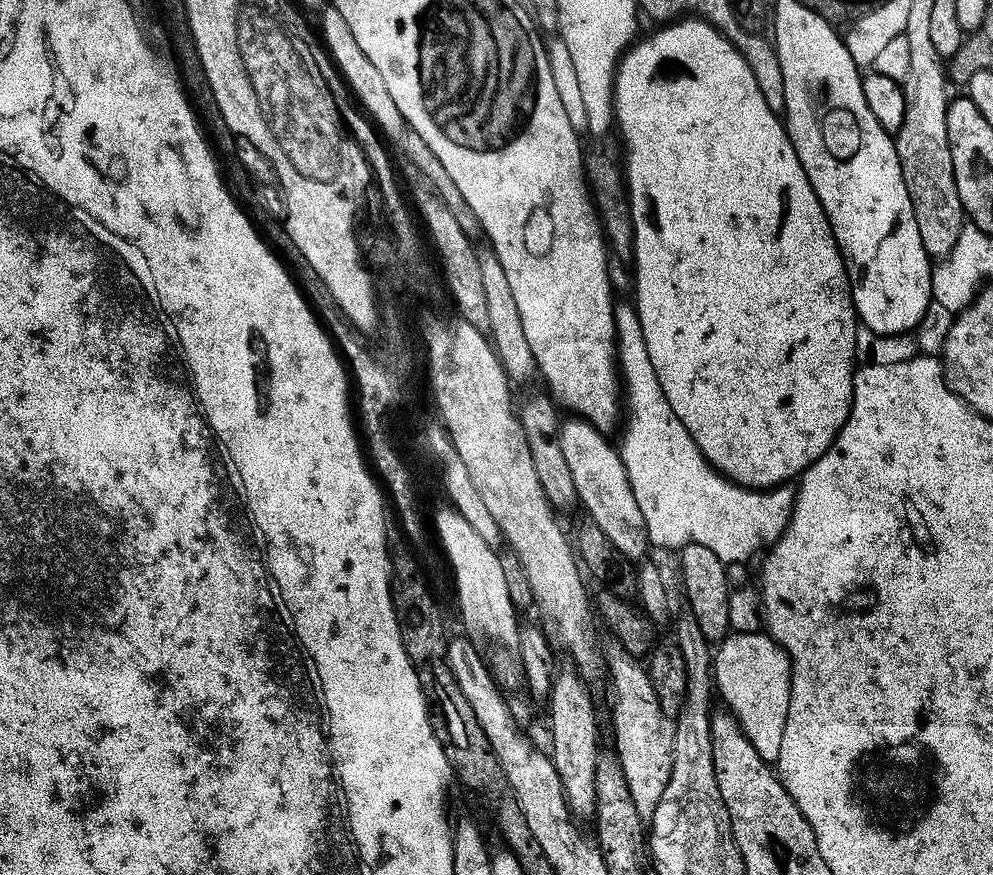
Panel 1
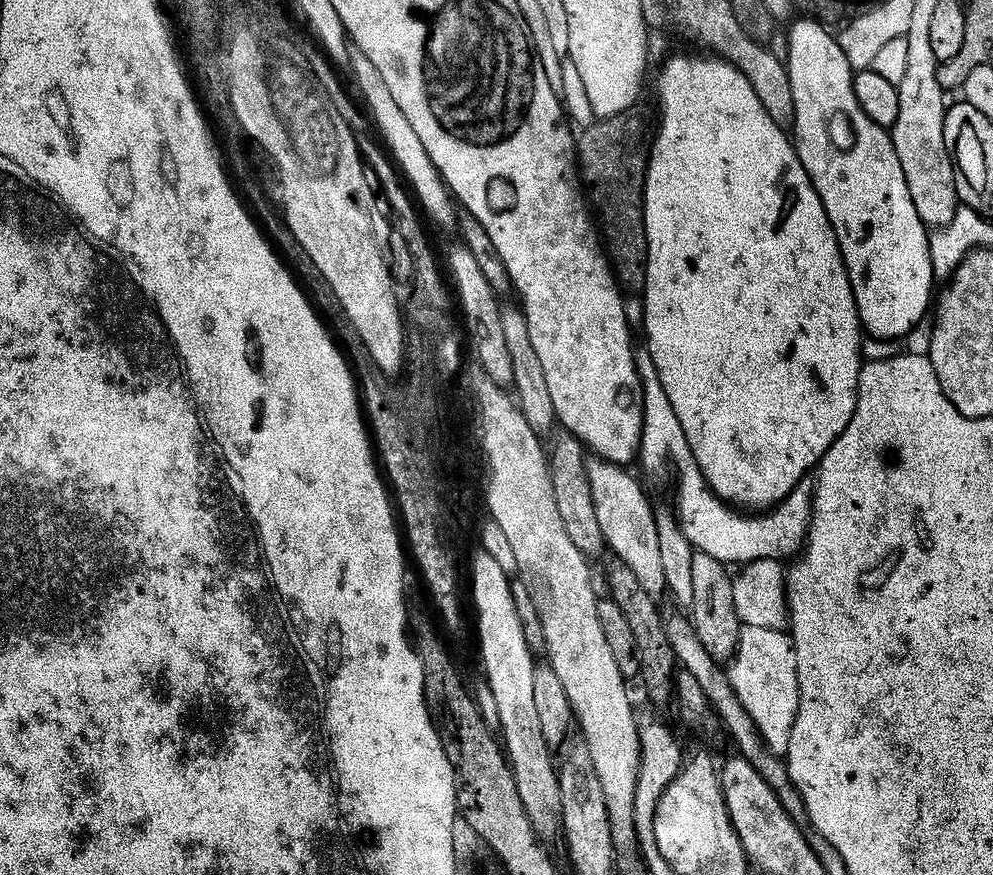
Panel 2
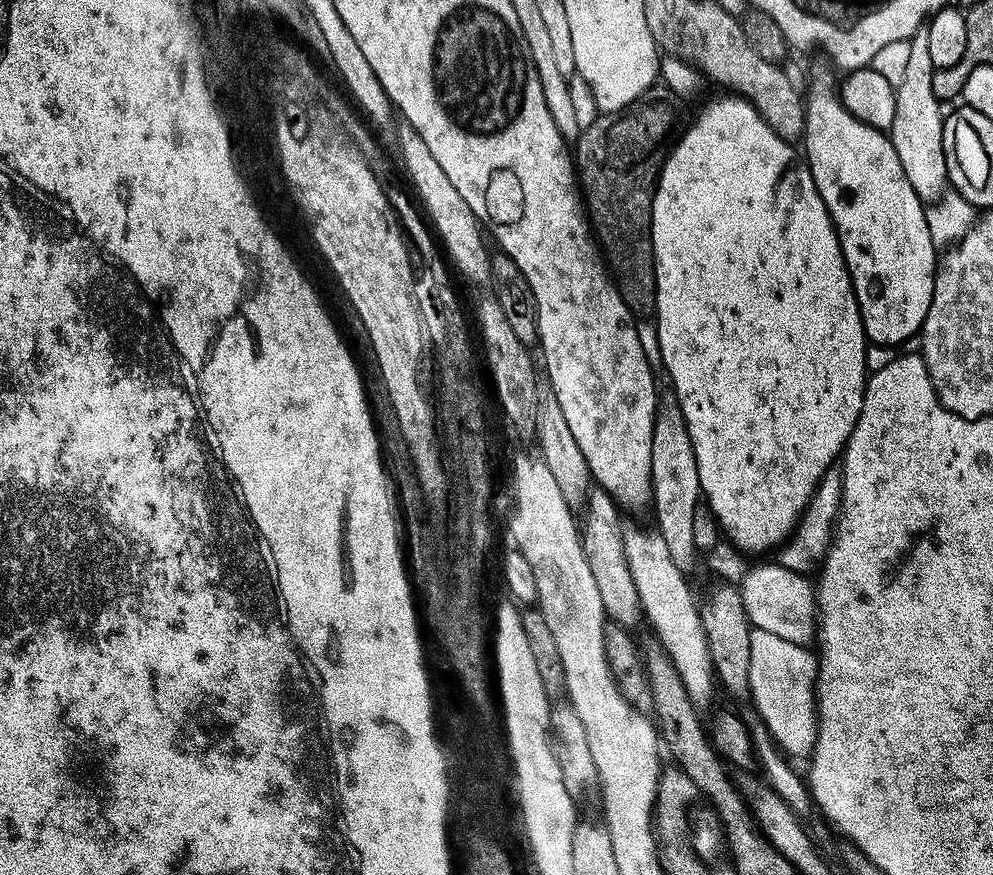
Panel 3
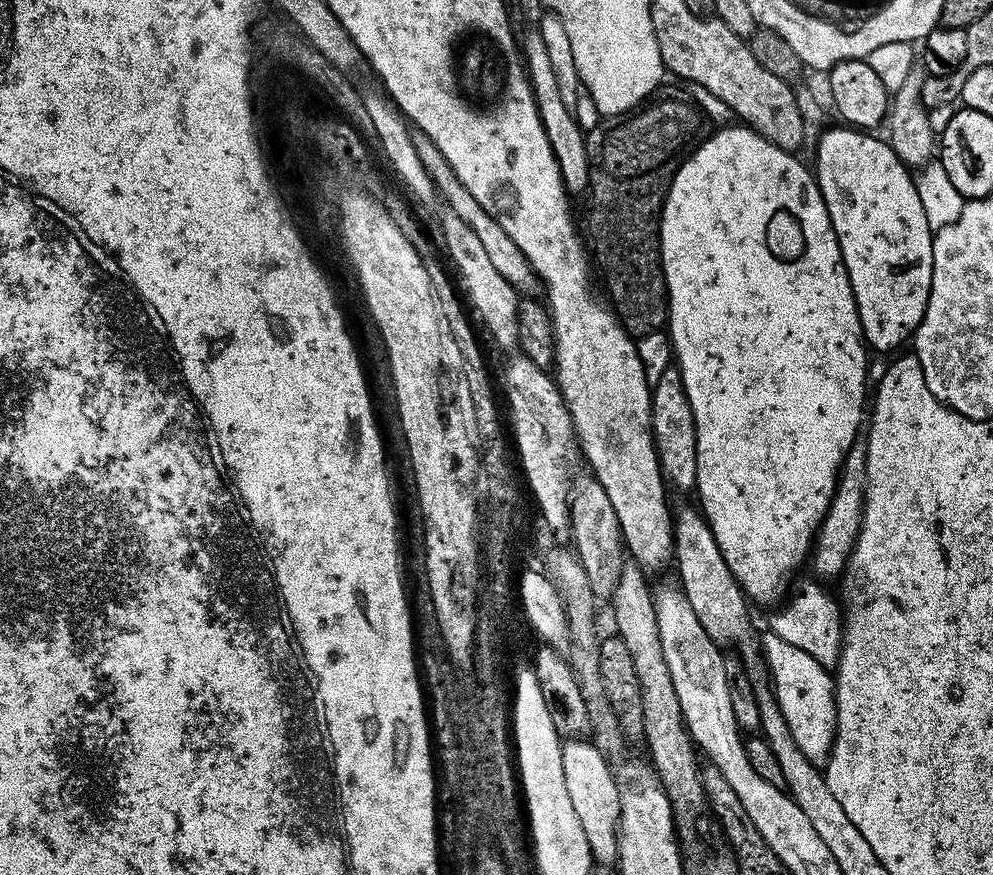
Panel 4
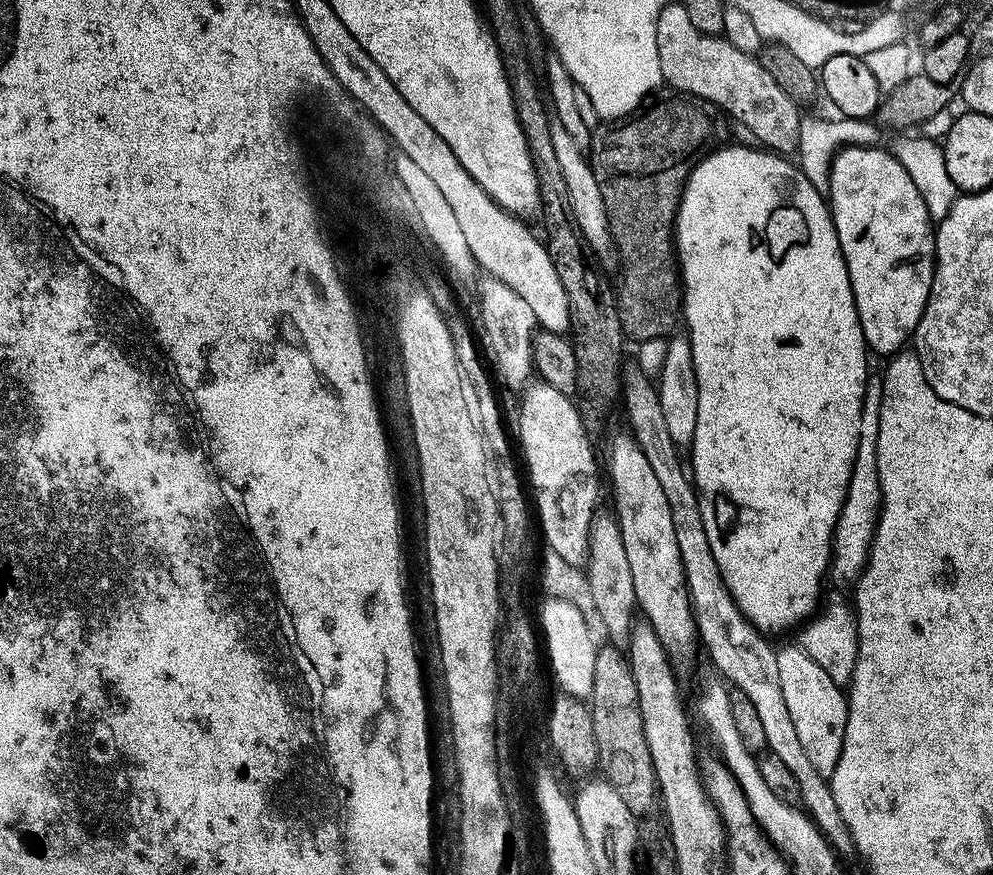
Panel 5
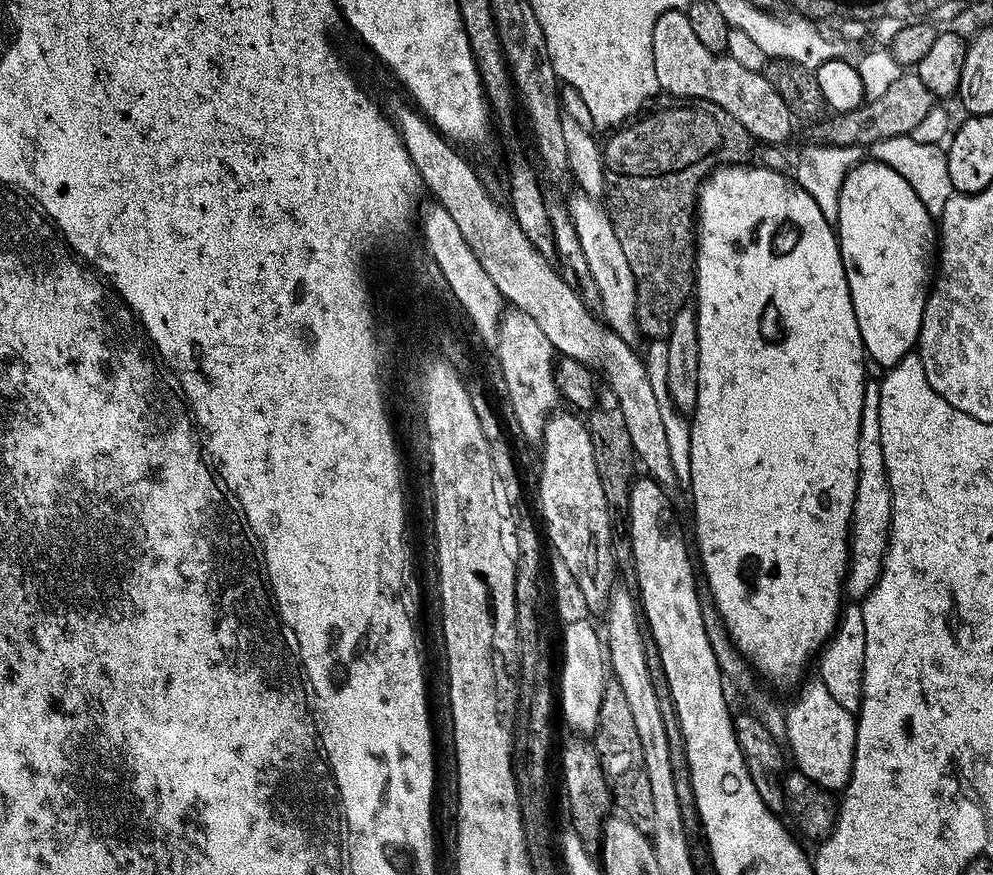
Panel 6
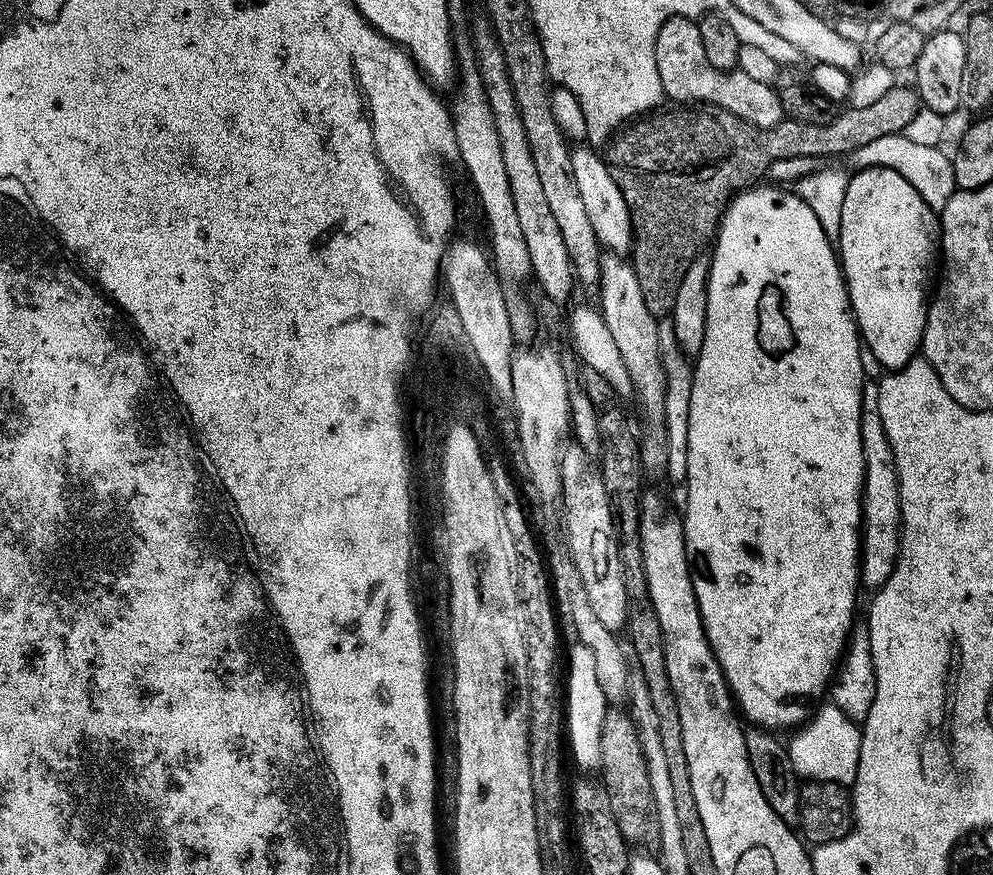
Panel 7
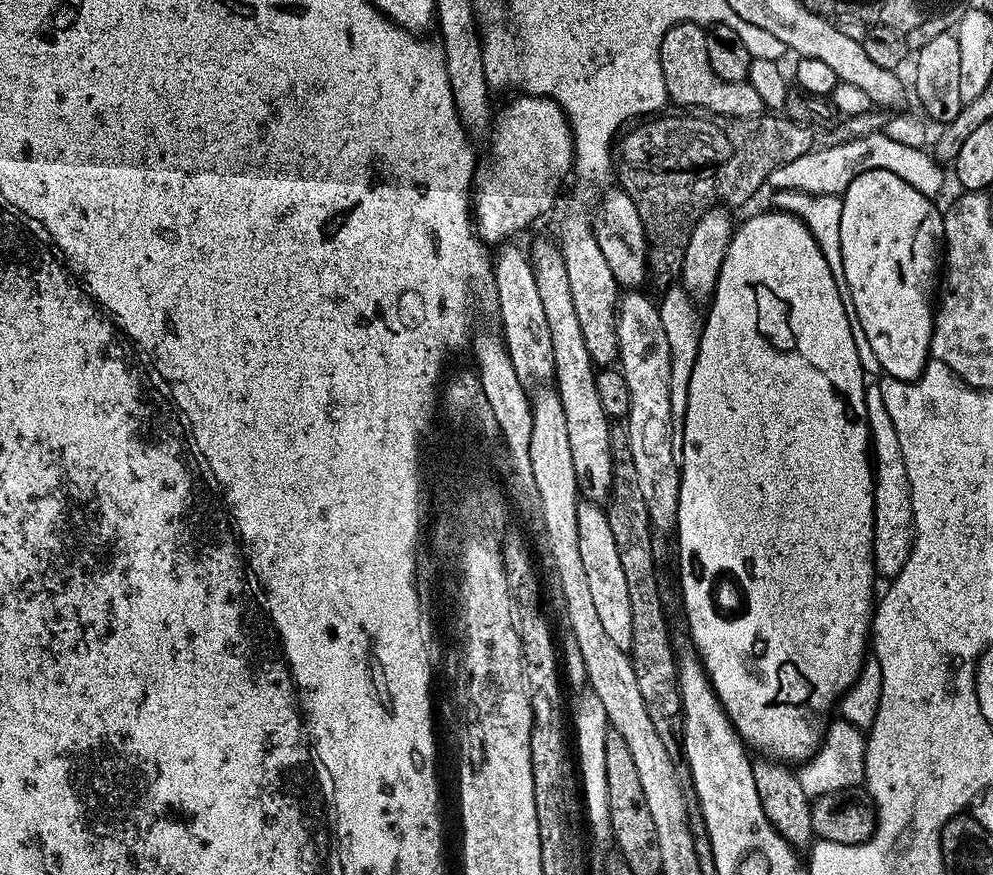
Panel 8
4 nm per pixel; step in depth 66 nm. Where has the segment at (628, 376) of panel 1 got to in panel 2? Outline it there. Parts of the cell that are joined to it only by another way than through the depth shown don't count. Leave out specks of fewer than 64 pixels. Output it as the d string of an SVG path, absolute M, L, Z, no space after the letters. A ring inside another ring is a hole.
M647 347L636 348L636 369L644 388L644 429L640 435L638 460L639 463L644 463L648 472L662 471L668 460L676 464L676 476L680 481L676 484L674 512L679 519L681 531L695 551L710 554L710 558L718 558L725 566L743 566L756 559L784 562L787 561L787 556L795 557L803 549L808 535L809 489L807 492L807 487L804 486L793 488L785 500L759 514L741 514L733 505L724 503L712 493L700 473L700 467L696 465L696 459L686 442L686 434L682 434L682 426L674 414L674 406L670 406L670 398L666 398L662 382L658 382L658 370Z

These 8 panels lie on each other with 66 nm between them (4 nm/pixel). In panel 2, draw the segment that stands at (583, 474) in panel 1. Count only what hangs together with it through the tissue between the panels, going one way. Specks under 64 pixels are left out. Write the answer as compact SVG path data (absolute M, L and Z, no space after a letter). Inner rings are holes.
M592 458L587 461L586 471L590 494L594 498L594 512L598 514L598 526L604 535L604 543L611 555L621 560L642 582L642 590L646 590L654 598L665 591L665 581L658 548L658 530L656 529L657 513L652 512L652 504L640 484L628 473L627 467L611 464L609 460Z

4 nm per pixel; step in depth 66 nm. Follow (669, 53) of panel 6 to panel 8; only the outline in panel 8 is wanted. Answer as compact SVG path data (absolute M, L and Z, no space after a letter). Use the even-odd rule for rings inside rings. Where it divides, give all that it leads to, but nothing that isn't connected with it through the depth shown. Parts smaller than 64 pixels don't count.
M685 22L666 30L666 38L662 38L660 47L660 61L669 101L684 110L703 110L734 118L761 115L765 107L762 98L758 96L758 90L726 82L718 78L714 70L710 70L710 58L706 58L707 41L705 29L698 24Z

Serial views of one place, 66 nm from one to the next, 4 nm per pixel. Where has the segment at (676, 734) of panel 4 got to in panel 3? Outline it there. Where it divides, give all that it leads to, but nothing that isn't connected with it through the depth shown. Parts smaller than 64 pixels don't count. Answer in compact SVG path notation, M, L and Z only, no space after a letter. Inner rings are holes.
M604 498L601 504L589 503L587 512L588 518L584 524L582 522L584 557L590 566L590 574L594 574L594 582L598 582L598 594L602 594L604 615L623 628L635 629L635 624L642 620L642 609L630 566L626 562L624 541L618 528L616 532L617 505L611 499Z

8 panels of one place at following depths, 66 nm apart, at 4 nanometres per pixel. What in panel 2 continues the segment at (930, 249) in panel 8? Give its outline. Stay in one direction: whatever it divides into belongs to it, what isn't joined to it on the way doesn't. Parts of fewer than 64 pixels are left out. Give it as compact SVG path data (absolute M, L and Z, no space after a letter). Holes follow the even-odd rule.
M799 19L787 29L789 54L786 67L790 94L794 94L790 139L818 198L822 198L826 218L830 218L830 226L838 238L863 331L877 340L896 340L923 318L933 299L934 277L928 249L930 232L922 218L918 218L918 210L914 210L910 190L906 190L906 174L902 174L902 162L898 162L891 135L866 115L854 94L854 70L839 39L833 33L831 36L828 33L831 31L819 20Z

